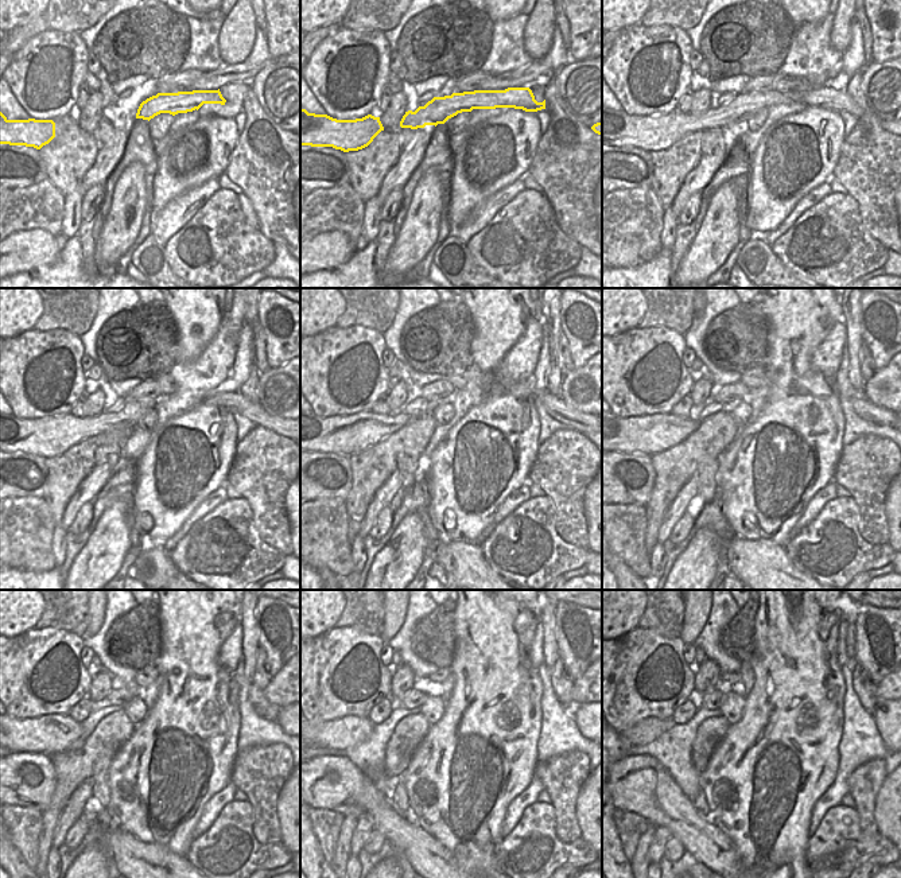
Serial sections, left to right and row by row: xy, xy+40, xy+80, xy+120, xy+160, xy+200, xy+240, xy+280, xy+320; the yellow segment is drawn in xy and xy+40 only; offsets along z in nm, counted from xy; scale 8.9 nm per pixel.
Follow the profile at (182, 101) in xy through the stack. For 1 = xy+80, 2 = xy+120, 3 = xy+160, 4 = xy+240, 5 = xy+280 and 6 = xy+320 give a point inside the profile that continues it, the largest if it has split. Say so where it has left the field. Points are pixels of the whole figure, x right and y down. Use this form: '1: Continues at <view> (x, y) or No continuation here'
1: Continues at xy+80 (657, 132)
2: Continues at xy+120 (47, 436)
3: Continues at xy+160 (353, 434)
4: Continues at xy+240 (50, 734)
5: Continues at xy+280 (349, 731)
6: Continues at xy+320 (649, 729).

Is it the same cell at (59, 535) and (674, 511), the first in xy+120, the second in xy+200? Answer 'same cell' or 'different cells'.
different cells

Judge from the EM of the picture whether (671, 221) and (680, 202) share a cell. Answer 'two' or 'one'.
two

